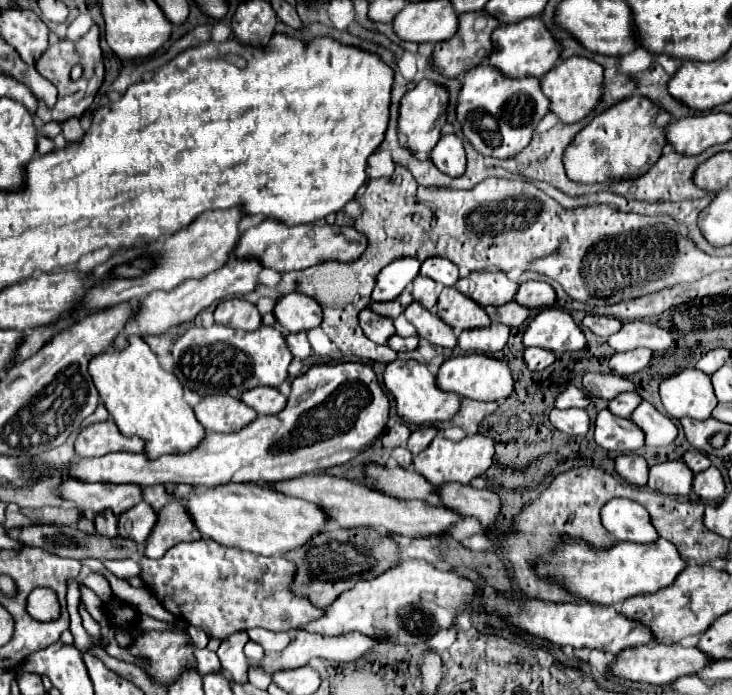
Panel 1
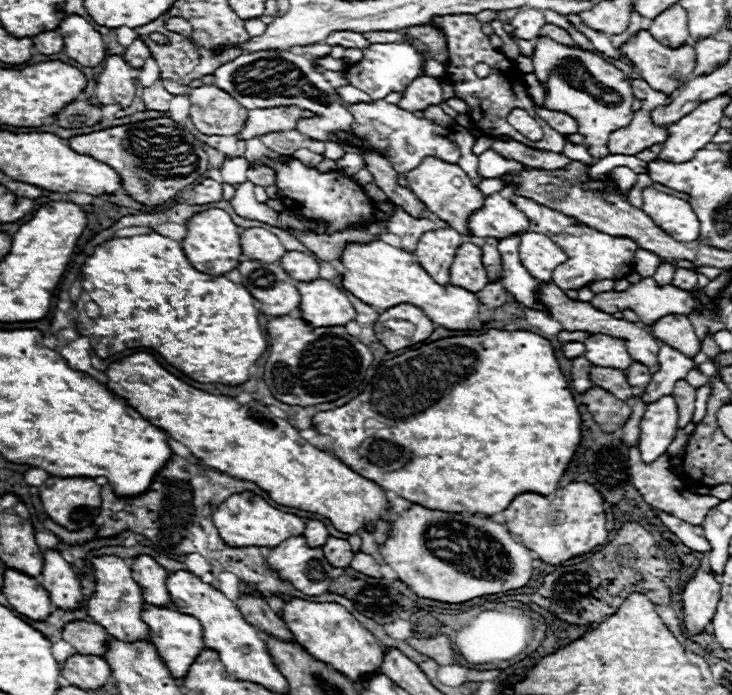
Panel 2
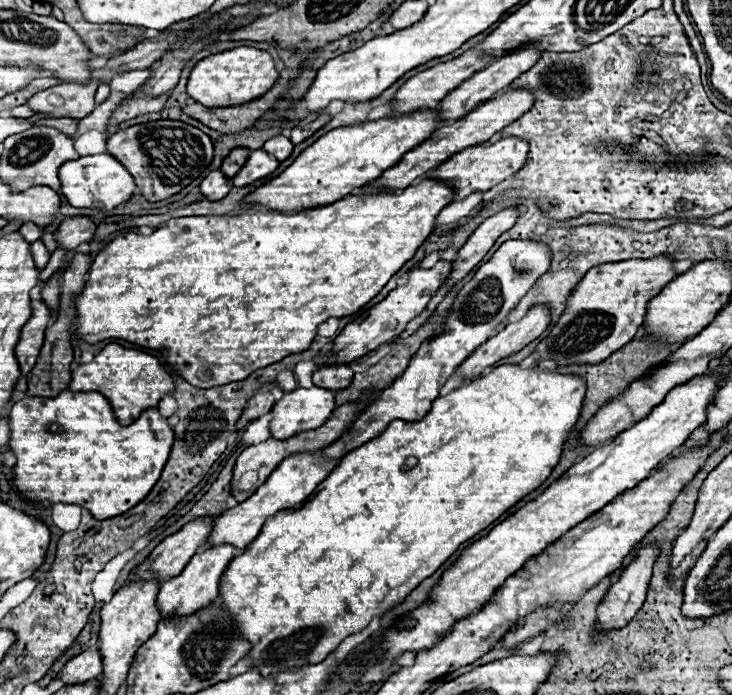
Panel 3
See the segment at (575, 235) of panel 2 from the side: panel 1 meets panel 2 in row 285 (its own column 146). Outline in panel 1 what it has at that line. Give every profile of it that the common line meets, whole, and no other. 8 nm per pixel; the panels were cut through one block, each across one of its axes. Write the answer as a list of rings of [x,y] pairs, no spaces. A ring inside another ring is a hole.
[[[200,538],[196,542],[180,542],[164,554],[164,558],[140,556],[140,580],[158,598],[158,602],[176,618],[190,626],[202,628],[208,638],[222,640],[240,630],[254,626],[274,632],[296,632],[296,628],[314,622],[308,618],[320,618],[324,608],[312,606],[310,598],[292,594],[292,578],[296,566],[284,556],[258,556],[240,550],[232,550],[212,542],[212,538]]]

